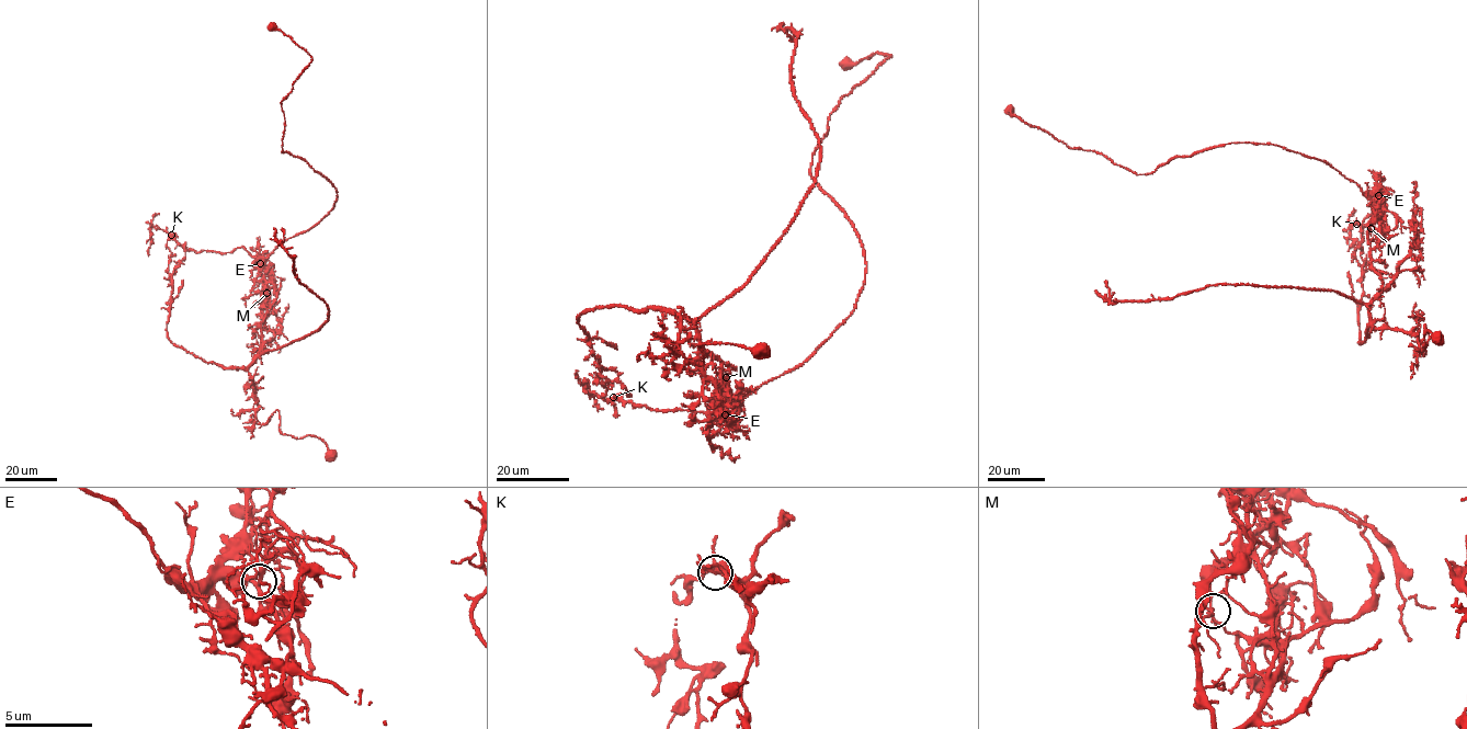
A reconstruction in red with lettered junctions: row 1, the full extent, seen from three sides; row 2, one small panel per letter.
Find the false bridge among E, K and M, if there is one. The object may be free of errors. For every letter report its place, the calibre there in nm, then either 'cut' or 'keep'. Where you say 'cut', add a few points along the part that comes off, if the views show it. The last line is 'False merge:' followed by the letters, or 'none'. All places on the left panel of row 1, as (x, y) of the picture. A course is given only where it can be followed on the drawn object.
E: (260, 263) | 240 nm | keep
K: (171, 235) | 320 nm | keep
M: (266, 293) | 120 nm | cut | (266, 293), (264, 258), (321, 220), (337, 196), (328, 179), (282, 151), (281, 102), (313, 59), (268, 26)
False merge: M

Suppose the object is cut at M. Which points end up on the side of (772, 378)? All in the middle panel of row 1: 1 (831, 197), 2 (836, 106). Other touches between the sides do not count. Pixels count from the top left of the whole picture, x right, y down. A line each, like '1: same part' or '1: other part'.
1: same part
2: same part

